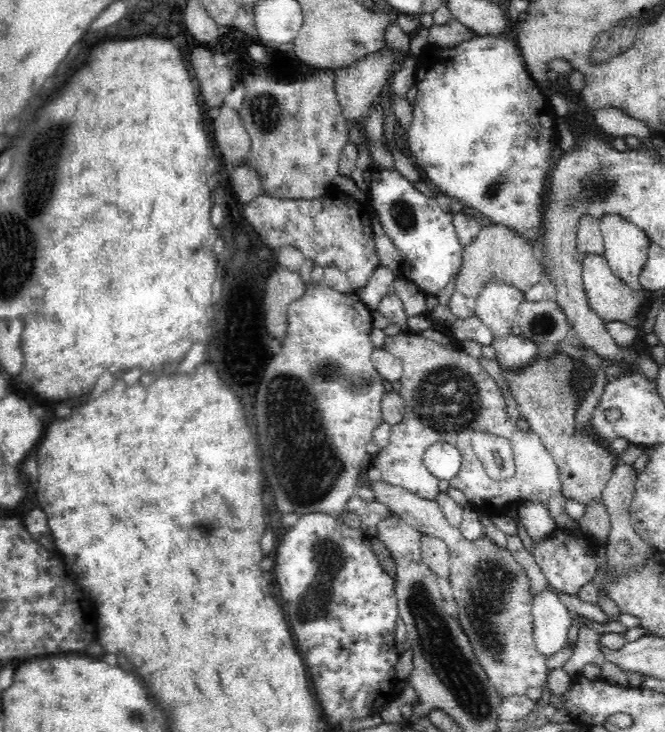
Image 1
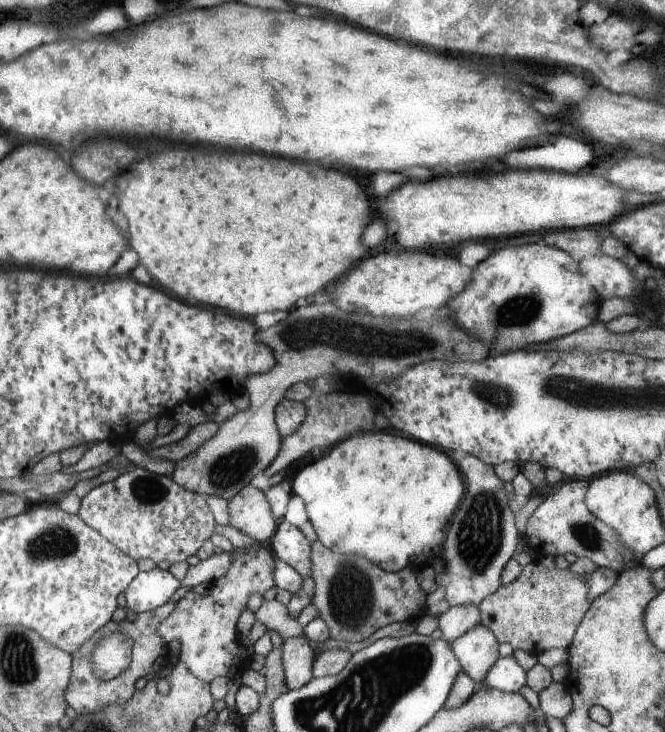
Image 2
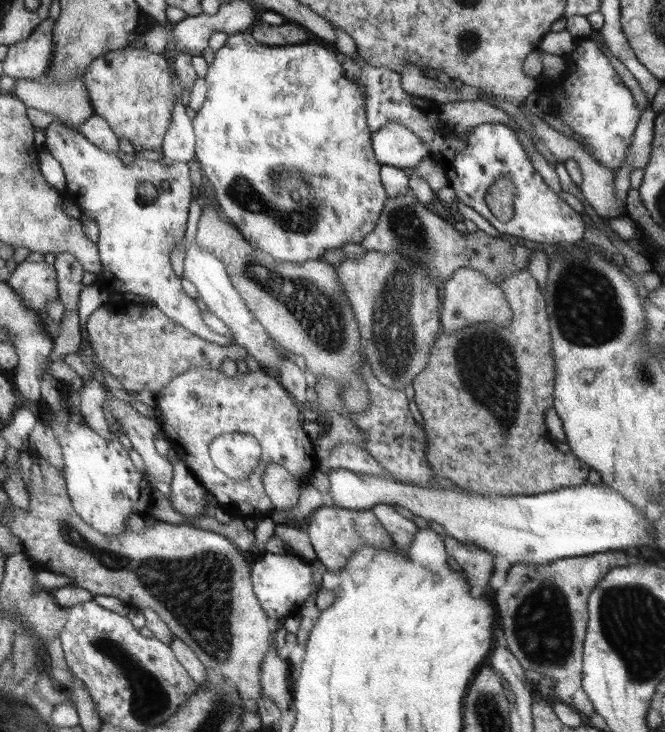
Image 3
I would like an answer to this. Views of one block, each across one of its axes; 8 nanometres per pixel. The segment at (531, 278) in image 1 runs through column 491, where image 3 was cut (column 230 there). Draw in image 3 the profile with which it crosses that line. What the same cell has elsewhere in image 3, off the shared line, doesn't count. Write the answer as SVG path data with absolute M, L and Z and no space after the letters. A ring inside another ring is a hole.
M203 208L197 222L195 242L205 246L225 264L235 292L239 292L247 310L255 314L263 330L267 330L269 338L275 340L281 350L289 350L289 354L305 360L307 376L325 374L347 382L343 402L349 410L361 410L367 404L367 390L355 380L357 372L353 372L359 366L357 354L363 346L359 344L355 316L339 288L335 266L317 262L317 258L307 262L275 262L271 254L253 248L237 228L219 220L213 208Z

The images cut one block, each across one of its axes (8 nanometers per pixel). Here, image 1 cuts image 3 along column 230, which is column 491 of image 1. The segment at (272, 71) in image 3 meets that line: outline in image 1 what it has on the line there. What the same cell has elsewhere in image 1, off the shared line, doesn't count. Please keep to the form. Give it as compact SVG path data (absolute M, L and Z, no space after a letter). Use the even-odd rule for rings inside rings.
M514 34L478 36L458 44L456 48L442 48L426 44L416 56L416 88L414 118L406 134L408 154L414 160L422 180L444 196L462 202L466 212L486 216L492 224L506 224L518 234L528 236L538 250L540 228L540 202L546 190L546 176L558 160L556 114L542 88L526 70L524 52Z

